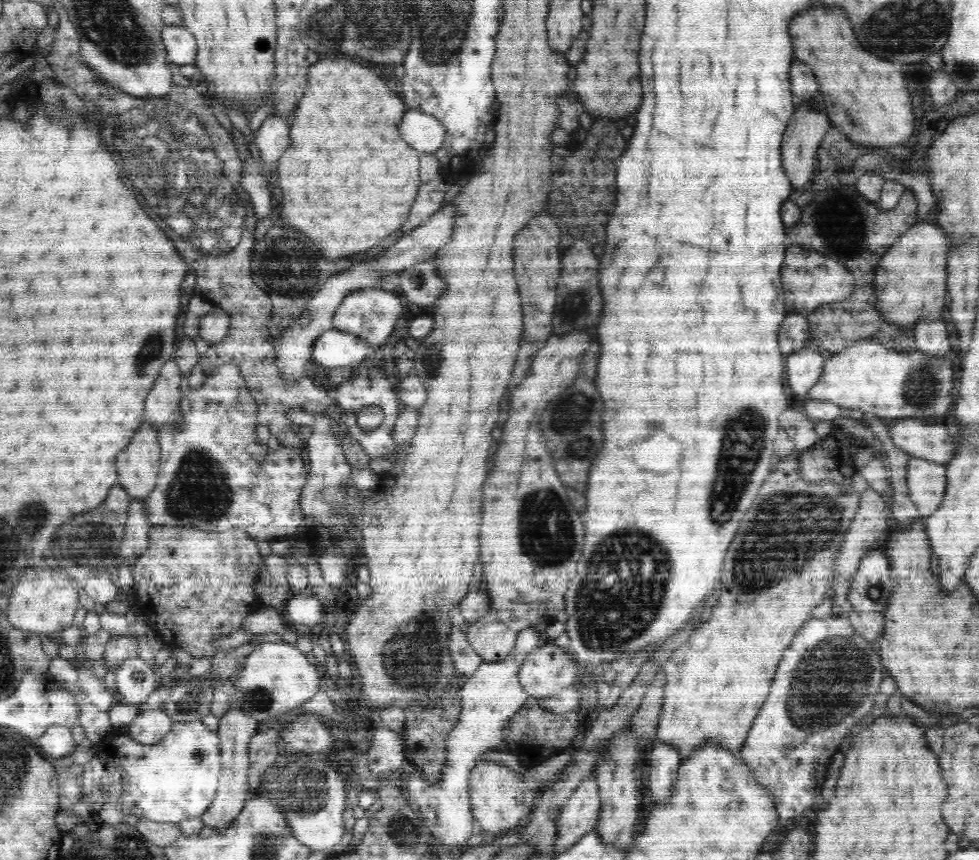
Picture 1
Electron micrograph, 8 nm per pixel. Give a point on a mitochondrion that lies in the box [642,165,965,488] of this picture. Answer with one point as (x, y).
(925, 387)

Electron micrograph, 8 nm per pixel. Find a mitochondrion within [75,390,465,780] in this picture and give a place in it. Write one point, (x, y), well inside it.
(198, 486)

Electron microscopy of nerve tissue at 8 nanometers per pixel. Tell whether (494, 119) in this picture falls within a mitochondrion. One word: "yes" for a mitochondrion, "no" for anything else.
no

